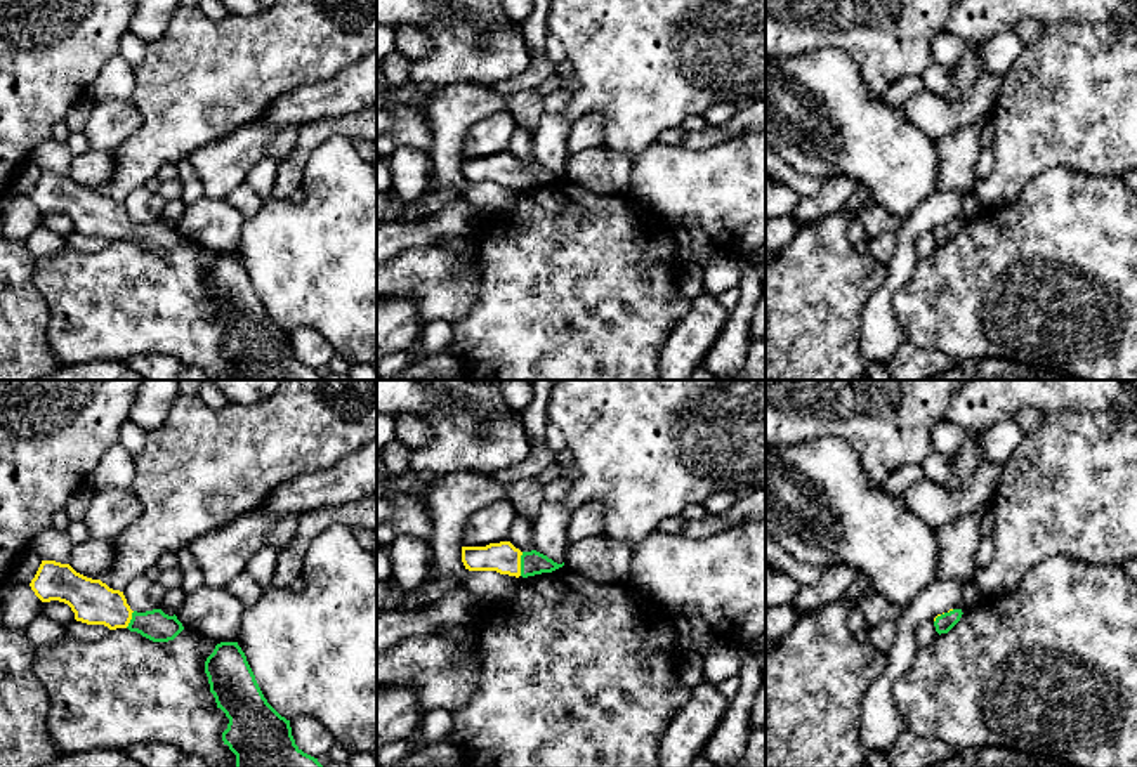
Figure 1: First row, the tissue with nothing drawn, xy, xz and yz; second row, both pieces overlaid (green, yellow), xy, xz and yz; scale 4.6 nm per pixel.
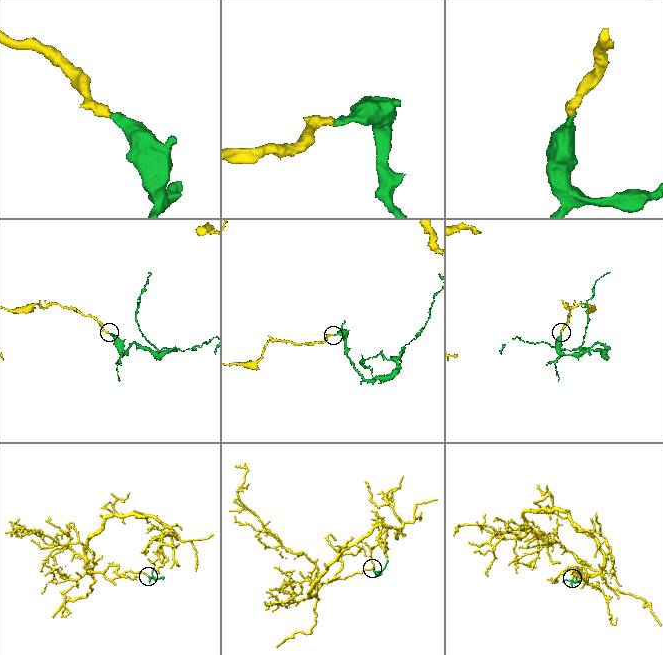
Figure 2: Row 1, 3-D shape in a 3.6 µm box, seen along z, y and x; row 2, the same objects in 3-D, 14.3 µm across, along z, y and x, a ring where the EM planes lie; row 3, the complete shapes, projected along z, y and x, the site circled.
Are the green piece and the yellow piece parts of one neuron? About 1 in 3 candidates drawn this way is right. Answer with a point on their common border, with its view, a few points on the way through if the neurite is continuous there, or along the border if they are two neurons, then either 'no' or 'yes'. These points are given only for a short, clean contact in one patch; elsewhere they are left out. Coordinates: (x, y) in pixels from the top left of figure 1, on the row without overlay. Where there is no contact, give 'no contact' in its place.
xz (521, 176) | across xz (533, 174), (521, 176), (504, 169) | yes

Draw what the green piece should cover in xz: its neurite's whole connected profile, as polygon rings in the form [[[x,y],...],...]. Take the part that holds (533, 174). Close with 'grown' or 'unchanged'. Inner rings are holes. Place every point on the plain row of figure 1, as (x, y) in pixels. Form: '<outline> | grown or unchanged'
[[[510,153],[462,158],[462,174],[469,182],[496,182],[516,189],[552,184],[564,177],[536,161],[521,163]]] | grown

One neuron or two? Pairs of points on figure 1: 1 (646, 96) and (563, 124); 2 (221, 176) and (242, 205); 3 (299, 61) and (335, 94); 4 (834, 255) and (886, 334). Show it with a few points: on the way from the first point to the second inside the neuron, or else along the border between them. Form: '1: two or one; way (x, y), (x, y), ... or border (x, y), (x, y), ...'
1: one; way (625, 96), (589, 96), (582, 103)
2: two; border (243, 181), (226, 198)
3: two; border (356, 59), (335, 73), (302, 84), (283, 96)
4: two; border (884, 266), (884, 281), (863, 311), (860, 342)

